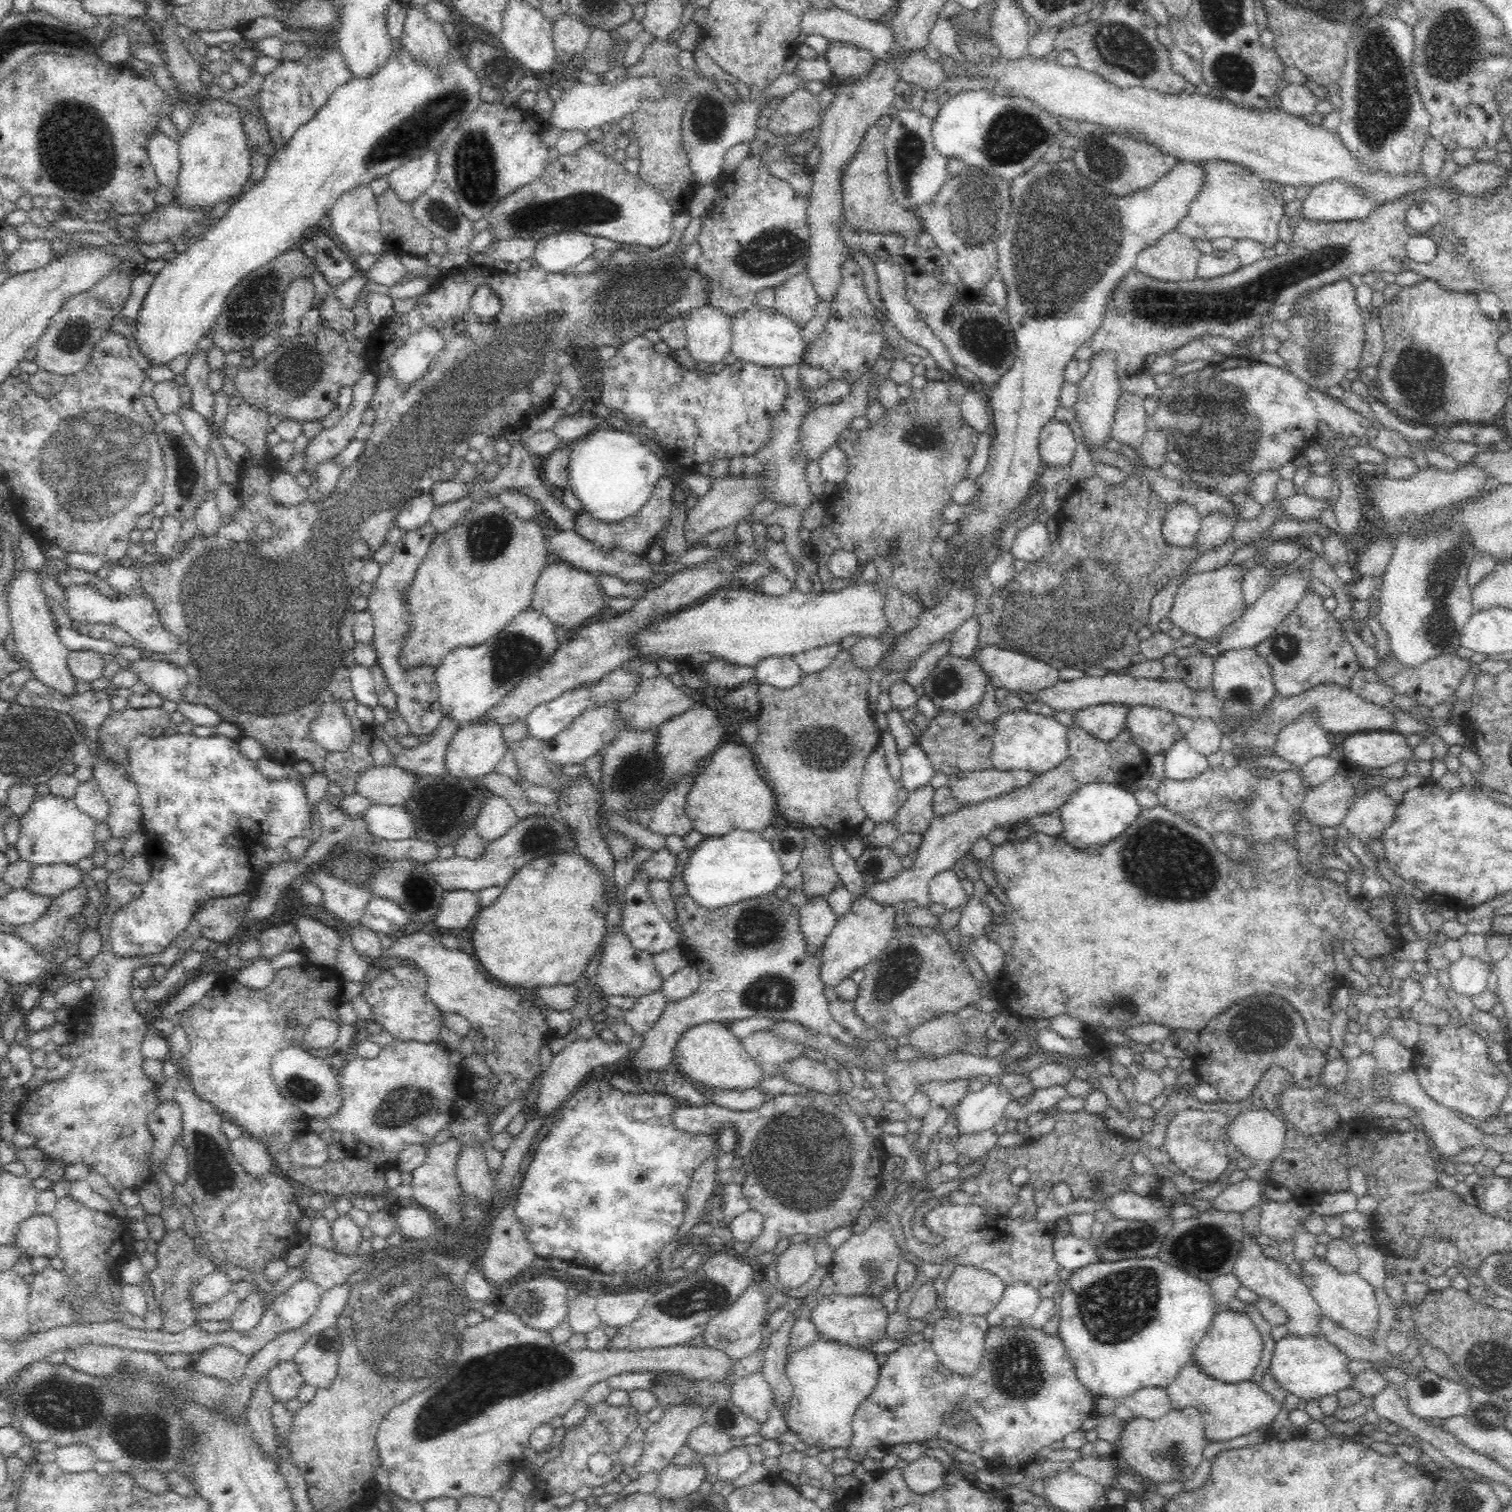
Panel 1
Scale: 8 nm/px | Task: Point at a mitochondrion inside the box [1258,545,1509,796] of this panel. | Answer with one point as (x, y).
(1283, 647)

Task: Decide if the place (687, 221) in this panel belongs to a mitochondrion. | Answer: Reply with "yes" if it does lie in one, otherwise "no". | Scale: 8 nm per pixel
no

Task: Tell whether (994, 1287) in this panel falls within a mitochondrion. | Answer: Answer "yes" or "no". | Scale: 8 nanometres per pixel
no

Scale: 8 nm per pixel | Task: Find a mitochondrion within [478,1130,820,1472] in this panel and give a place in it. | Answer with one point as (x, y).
(704, 1295)

